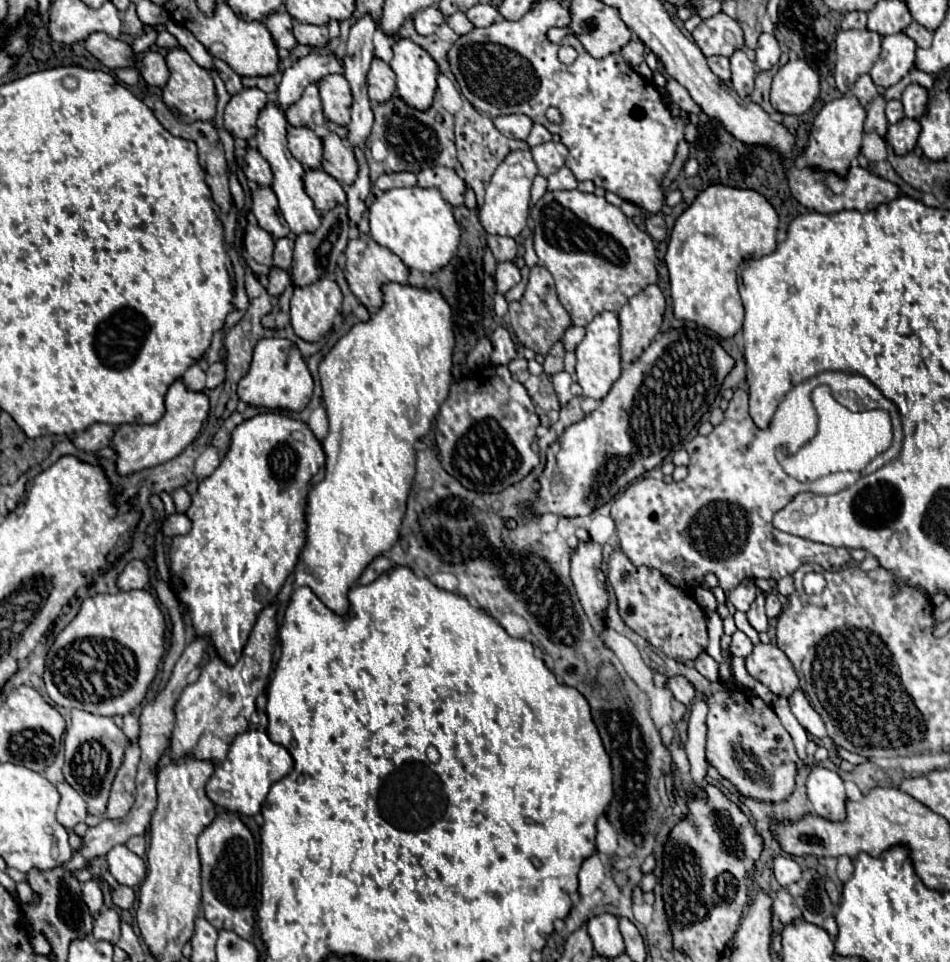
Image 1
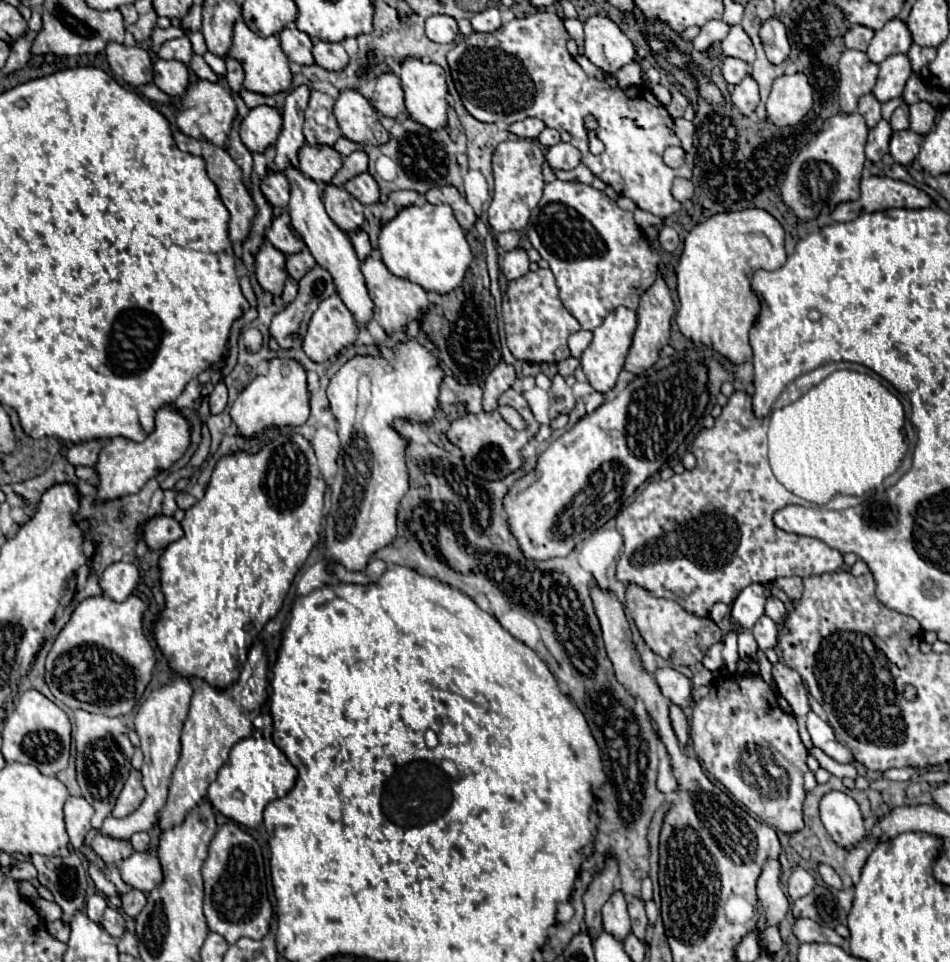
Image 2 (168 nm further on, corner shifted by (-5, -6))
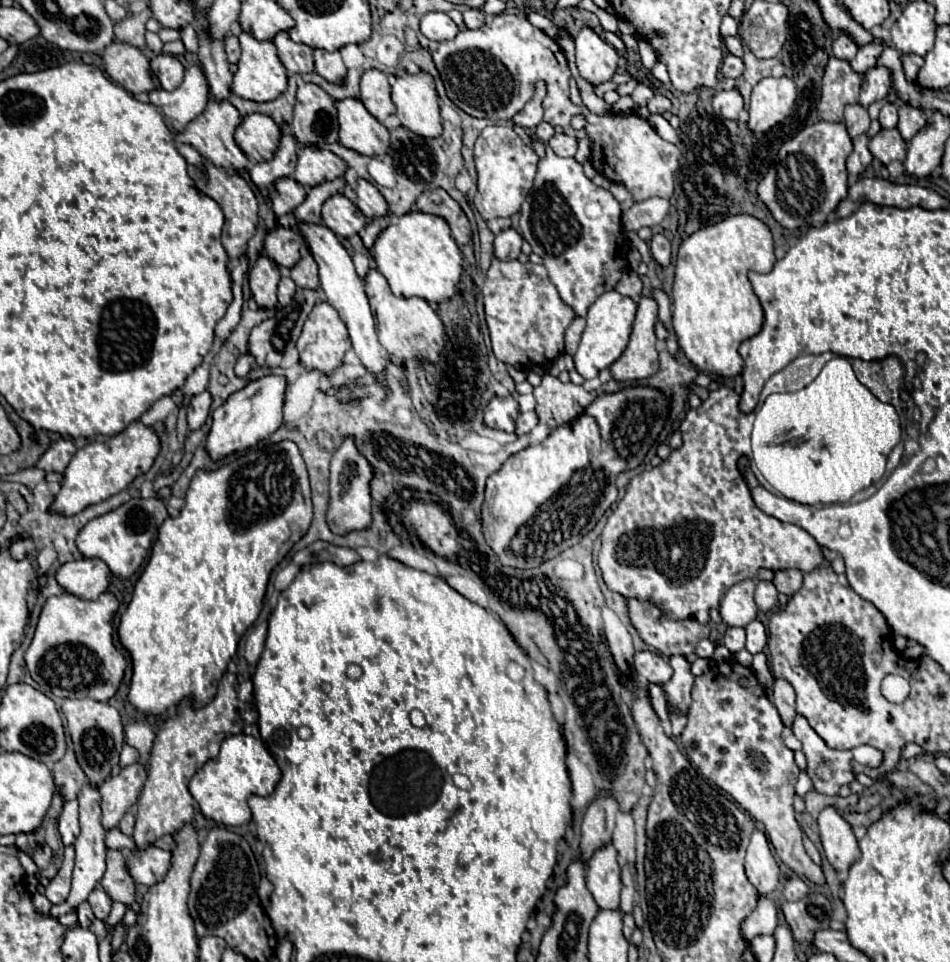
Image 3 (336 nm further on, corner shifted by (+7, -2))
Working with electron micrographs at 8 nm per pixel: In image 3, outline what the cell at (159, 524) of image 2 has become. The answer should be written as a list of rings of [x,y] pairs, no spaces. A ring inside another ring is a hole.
[[[132,498],[130,502],[122,504],[118,510],[112,510],[110,514],[104,514],[102,518],[90,520],[78,534],[76,544],[82,556],[86,558],[100,558],[108,564],[110,572],[118,578],[128,578],[136,572],[136,568],[142,564],[142,560],[148,556],[152,540],[156,538],[158,526],[168,518],[166,506],[160,498]]]

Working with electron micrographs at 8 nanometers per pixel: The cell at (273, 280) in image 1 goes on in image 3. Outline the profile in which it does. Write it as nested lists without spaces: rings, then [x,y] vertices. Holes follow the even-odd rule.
[[[284,276],[278,284],[278,304],[286,306],[290,302],[290,298],[294,296],[294,290],[296,290],[296,284],[288,276]]]

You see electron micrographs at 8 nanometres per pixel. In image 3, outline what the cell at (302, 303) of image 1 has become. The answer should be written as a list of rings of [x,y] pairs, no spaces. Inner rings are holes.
[[[320,302],[312,308],[308,320],[304,322],[304,330],[298,338],[298,352],[300,352],[300,362],[312,370],[312,368],[318,368],[322,372],[332,372],[334,368],[338,368],[342,364],[342,356],[344,352],[352,346],[350,342],[350,336],[346,334],[346,326],[344,322],[338,318],[338,312],[334,310],[334,306],[330,306],[328,302]]]

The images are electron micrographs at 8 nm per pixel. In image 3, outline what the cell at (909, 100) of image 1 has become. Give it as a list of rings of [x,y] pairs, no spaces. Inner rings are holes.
[[[906,102],[900,104],[900,122],[898,122],[898,130],[902,134],[904,140],[910,140],[918,130],[922,130],[922,126],[926,124],[926,114],[920,108],[914,108]]]

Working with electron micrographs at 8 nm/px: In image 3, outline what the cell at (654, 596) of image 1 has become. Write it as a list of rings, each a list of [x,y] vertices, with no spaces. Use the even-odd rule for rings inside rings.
[[[628,598],[628,614],[630,614],[630,620],[632,620],[632,626],[638,630],[640,638],[652,646],[654,650],[658,650],[662,656],[688,656],[694,652],[696,644],[702,640],[702,638],[708,638],[710,636],[710,626],[708,624],[700,624],[692,618],[686,618],[686,620],[668,620],[668,616],[658,608],[654,606],[652,602],[640,602],[636,598]]]

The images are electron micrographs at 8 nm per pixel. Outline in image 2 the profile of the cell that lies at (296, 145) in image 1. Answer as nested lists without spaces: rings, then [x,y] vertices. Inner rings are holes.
[[[302,146],[300,172],[316,184],[328,184],[342,168],[340,154],[330,146]]]

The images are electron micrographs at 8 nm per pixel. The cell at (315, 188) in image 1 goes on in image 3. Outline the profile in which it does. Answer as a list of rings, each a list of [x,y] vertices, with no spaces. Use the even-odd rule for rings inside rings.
[[[342,194],[330,196],[322,204],[322,222],[336,234],[336,236],[352,236],[360,232],[366,224],[366,216]]]

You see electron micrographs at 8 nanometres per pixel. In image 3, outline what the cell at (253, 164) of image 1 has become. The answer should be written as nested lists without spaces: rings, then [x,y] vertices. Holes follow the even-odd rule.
[[[278,178],[268,190],[268,198],[276,216],[282,216],[290,214],[298,206],[298,202],[306,198],[306,192],[298,182],[294,182],[294,178]]]

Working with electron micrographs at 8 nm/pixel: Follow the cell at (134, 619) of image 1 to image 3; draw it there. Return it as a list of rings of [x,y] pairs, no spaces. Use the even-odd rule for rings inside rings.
[[[112,592],[98,600],[82,600],[74,594],[50,596],[42,608],[34,640],[26,650],[26,666],[42,692],[58,698],[92,698],[108,702],[120,688],[128,666],[126,654],[114,644],[112,618],[118,612],[118,600]]]

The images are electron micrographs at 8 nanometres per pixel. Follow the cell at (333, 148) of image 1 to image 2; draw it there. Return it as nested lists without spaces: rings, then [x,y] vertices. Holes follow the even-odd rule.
[[[364,172],[352,180],[348,180],[344,184],[344,188],[354,196],[358,198],[362,204],[378,204],[380,202],[380,186],[376,184],[376,180]]]

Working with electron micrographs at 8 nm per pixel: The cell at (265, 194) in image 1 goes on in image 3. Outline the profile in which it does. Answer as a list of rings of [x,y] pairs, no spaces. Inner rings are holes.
[[[276,226],[272,230],[268,230],[266,238],[264,238],[264,252],[280,266],[294,266],[294,262],[298,260],[300,254],[300,246],[302,246],[302,236],[292,230],[292,228],[284,228],[284,226]]]

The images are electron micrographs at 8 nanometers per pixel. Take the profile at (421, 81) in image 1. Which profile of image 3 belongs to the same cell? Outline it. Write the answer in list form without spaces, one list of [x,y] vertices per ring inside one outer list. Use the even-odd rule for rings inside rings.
[[[406,72],[396,76],[392,84],[392,102],[396,104],[396,116],[402,126],[414,130],[414,134],[422,134],[424,138],[442,134],[438,94],[434,78],[428,72]]]

